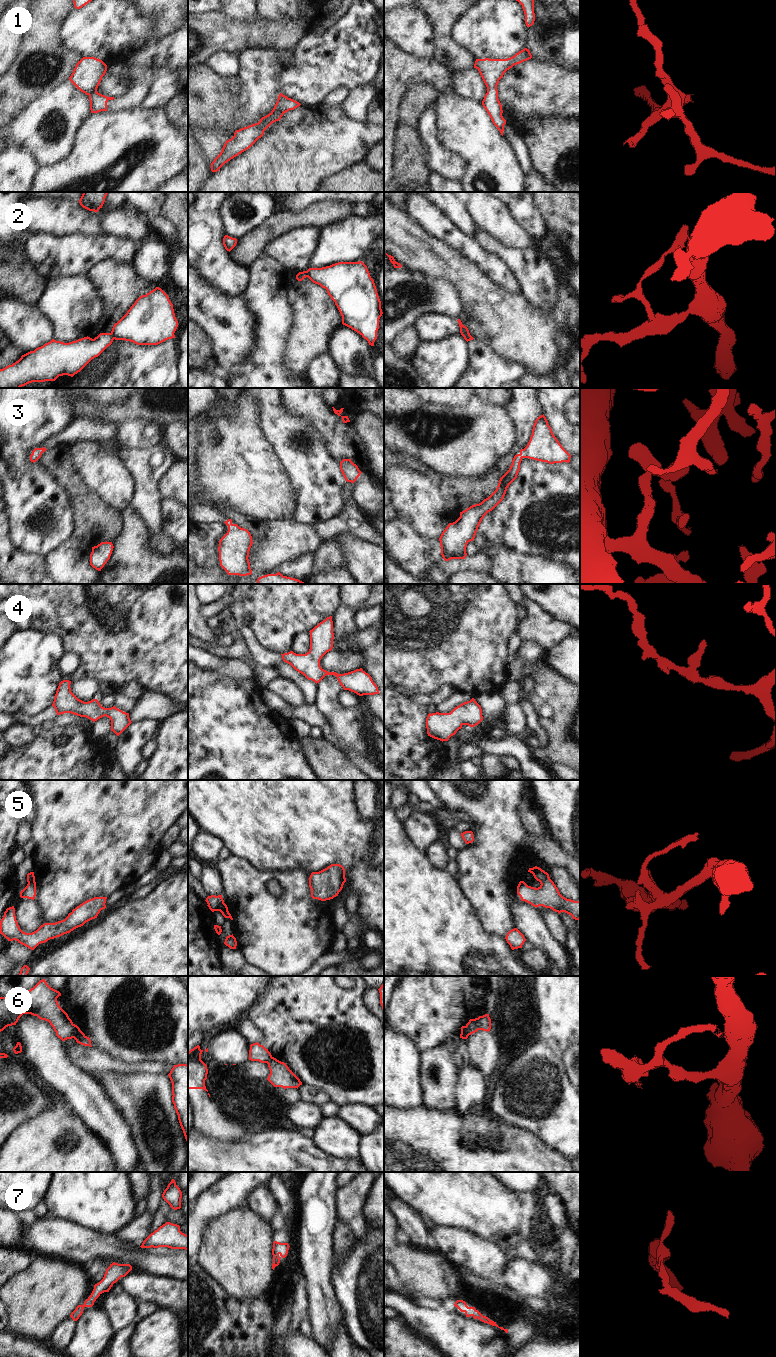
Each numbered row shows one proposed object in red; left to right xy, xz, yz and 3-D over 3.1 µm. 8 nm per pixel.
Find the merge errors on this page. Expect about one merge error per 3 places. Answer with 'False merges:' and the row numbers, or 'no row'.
False merges: 2, 5, 6

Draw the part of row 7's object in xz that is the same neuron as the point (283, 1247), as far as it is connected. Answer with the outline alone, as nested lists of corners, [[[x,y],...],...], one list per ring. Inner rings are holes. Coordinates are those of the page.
[[[277,1241],[273,1242],[273,1249],[272,1249],[272,1255],[273,1255],[273,1264],[272,1269],[279,1265],[280,1259],[285,1258],[288,1254],[289,1250],[289,1244],[288,1243],[280,1243]]]

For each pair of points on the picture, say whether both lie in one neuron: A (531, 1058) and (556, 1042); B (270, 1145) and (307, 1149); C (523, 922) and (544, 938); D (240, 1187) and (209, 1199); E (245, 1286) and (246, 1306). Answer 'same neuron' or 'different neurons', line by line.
A: different neurons
B: same neuron
C: same neuron
D: same neuron
E: different neurons

